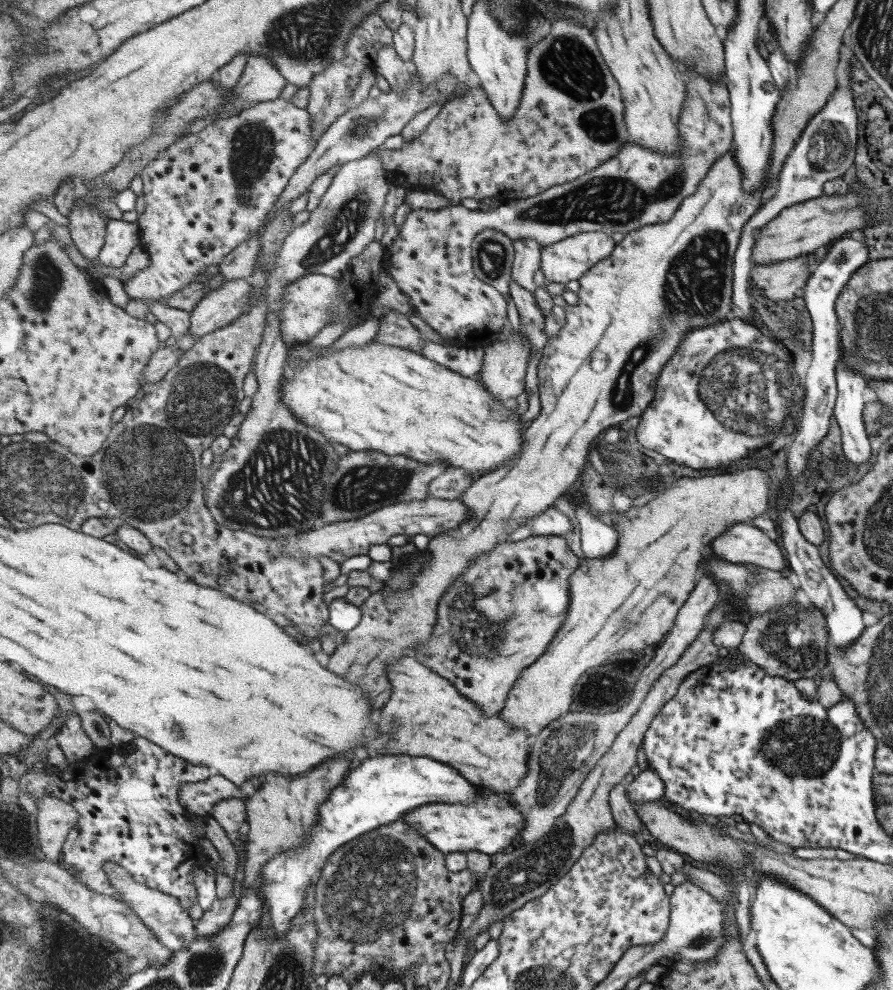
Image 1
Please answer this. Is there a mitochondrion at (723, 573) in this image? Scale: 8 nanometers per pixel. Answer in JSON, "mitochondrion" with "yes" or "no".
{"mitochondrion":"no"}

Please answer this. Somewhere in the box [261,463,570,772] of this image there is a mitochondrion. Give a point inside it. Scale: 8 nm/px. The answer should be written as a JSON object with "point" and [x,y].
{"point":[476,636]}

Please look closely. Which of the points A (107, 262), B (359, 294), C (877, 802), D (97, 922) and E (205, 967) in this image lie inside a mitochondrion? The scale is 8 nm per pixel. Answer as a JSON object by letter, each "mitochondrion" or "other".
{"A":"other","B":"other","C":"other","D":"other","E":"mitochondrion"}

